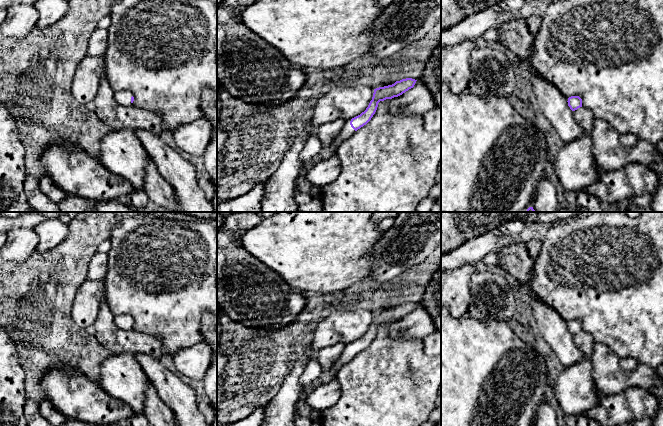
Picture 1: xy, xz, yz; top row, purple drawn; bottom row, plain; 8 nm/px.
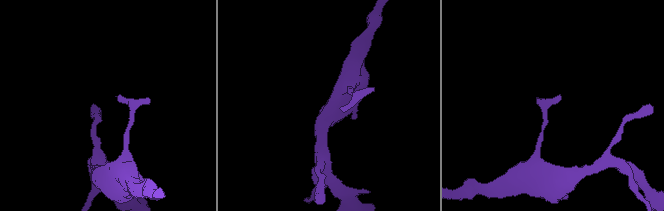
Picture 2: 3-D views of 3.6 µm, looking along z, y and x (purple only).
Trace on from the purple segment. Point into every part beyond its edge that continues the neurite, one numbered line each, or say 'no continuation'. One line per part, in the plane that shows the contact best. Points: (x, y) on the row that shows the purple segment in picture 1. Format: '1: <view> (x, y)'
1: xz (347, 131)

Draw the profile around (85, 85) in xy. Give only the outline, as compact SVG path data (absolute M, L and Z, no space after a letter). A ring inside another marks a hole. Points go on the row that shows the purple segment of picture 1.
M85 56L79 63L71 85L71 95L81 105L93 102L106 72L104 56Z

